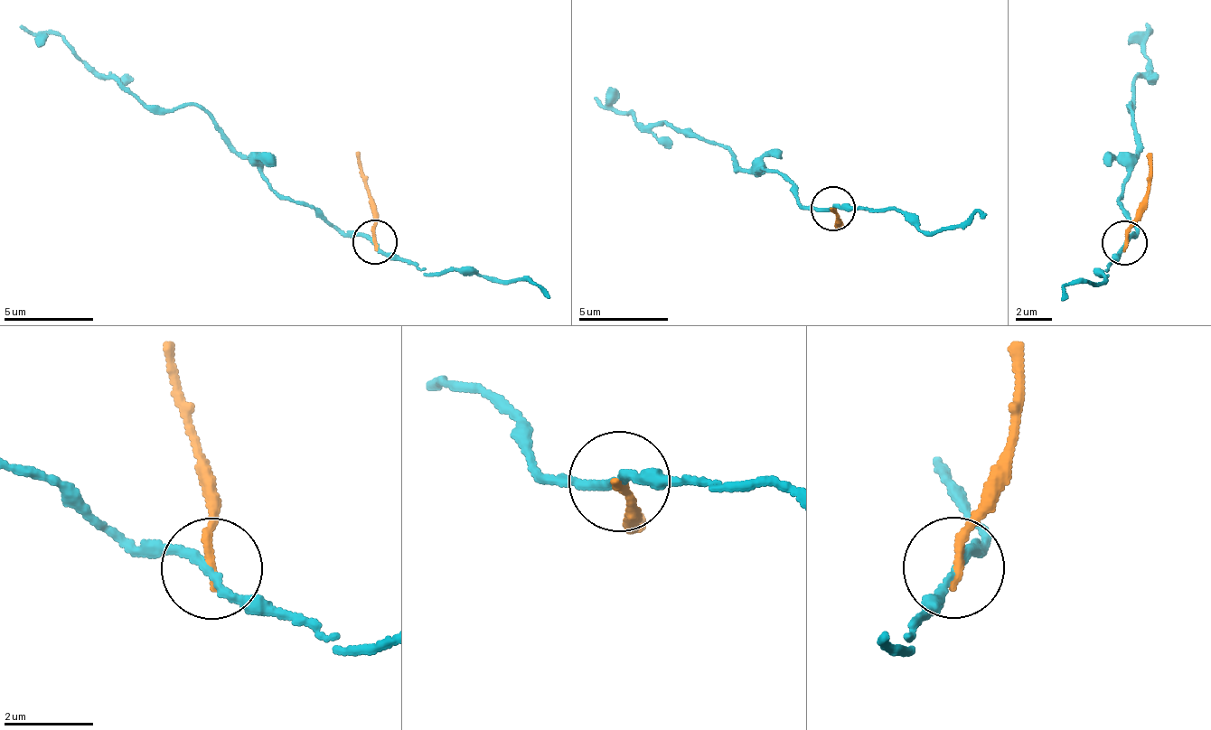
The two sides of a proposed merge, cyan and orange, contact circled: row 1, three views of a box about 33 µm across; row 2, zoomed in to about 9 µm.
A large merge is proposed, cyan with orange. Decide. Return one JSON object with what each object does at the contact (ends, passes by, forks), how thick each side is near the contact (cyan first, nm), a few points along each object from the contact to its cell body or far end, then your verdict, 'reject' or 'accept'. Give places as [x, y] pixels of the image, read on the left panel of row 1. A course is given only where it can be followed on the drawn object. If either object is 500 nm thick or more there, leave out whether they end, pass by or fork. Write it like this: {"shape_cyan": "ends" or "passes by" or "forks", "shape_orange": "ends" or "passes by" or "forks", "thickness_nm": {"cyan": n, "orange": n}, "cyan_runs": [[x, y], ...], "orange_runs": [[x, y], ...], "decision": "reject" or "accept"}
{"shape_cyan": "passes by", "shape_orange": "ends", "thickness_nm": {"cyan": 170, "orange": 200}, "cyan_runs": [[376, 240], [284, 201], [195, 107], [154, 110], [104, 79], [59, 34], [21, 25]], "orange_runs": [[376, 240], [356, 151]], "decision": "reject"}

